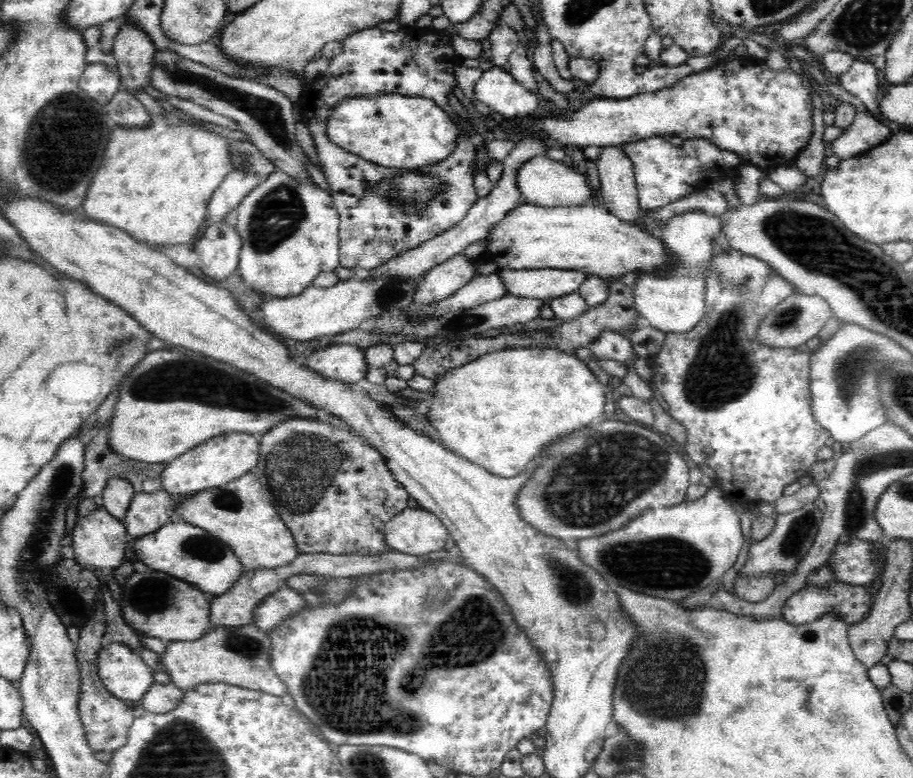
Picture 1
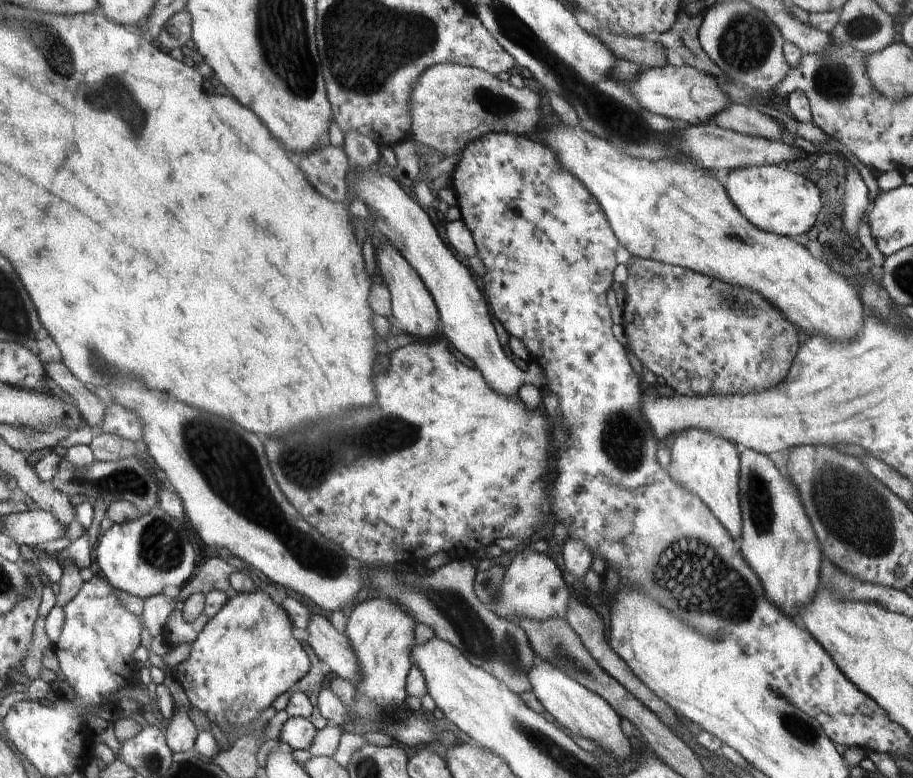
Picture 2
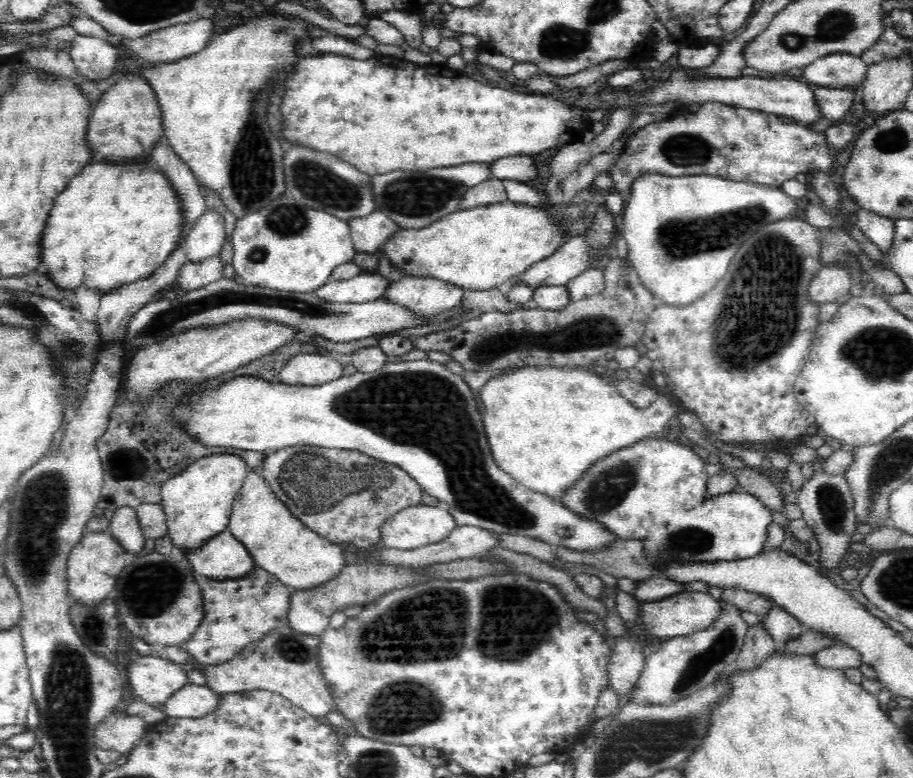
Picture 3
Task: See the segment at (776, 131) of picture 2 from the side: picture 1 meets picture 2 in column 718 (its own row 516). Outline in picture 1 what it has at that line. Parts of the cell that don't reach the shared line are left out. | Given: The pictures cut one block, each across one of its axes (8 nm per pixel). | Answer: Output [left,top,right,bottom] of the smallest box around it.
[102,477,135,521]

